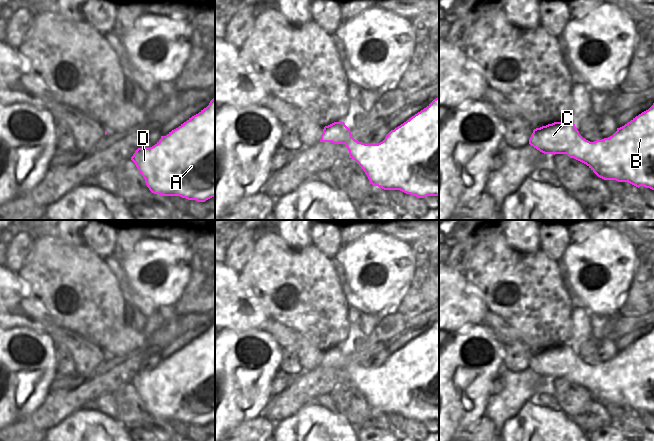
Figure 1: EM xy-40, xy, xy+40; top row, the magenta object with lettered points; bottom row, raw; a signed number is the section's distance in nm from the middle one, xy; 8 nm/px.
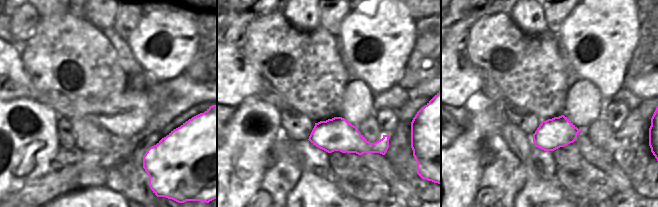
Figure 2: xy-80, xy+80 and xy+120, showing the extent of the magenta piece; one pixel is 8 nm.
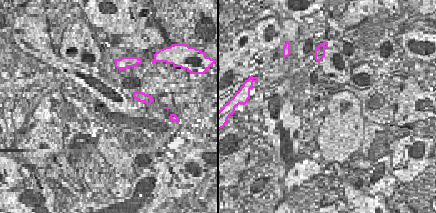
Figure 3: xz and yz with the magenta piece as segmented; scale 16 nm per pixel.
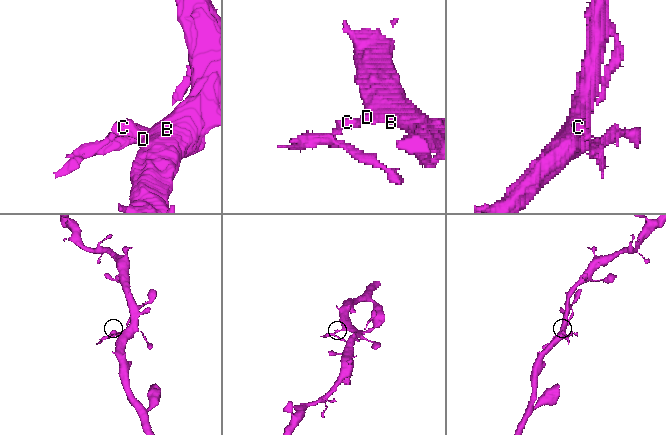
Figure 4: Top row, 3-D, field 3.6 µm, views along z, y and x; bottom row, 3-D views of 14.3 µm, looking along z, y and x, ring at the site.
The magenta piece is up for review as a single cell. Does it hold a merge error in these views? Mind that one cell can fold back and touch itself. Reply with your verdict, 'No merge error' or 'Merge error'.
Merge error.

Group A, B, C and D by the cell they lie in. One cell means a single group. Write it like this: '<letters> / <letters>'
A B D / C

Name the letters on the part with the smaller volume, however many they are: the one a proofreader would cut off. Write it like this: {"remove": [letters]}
{"remove": ["C"]}

